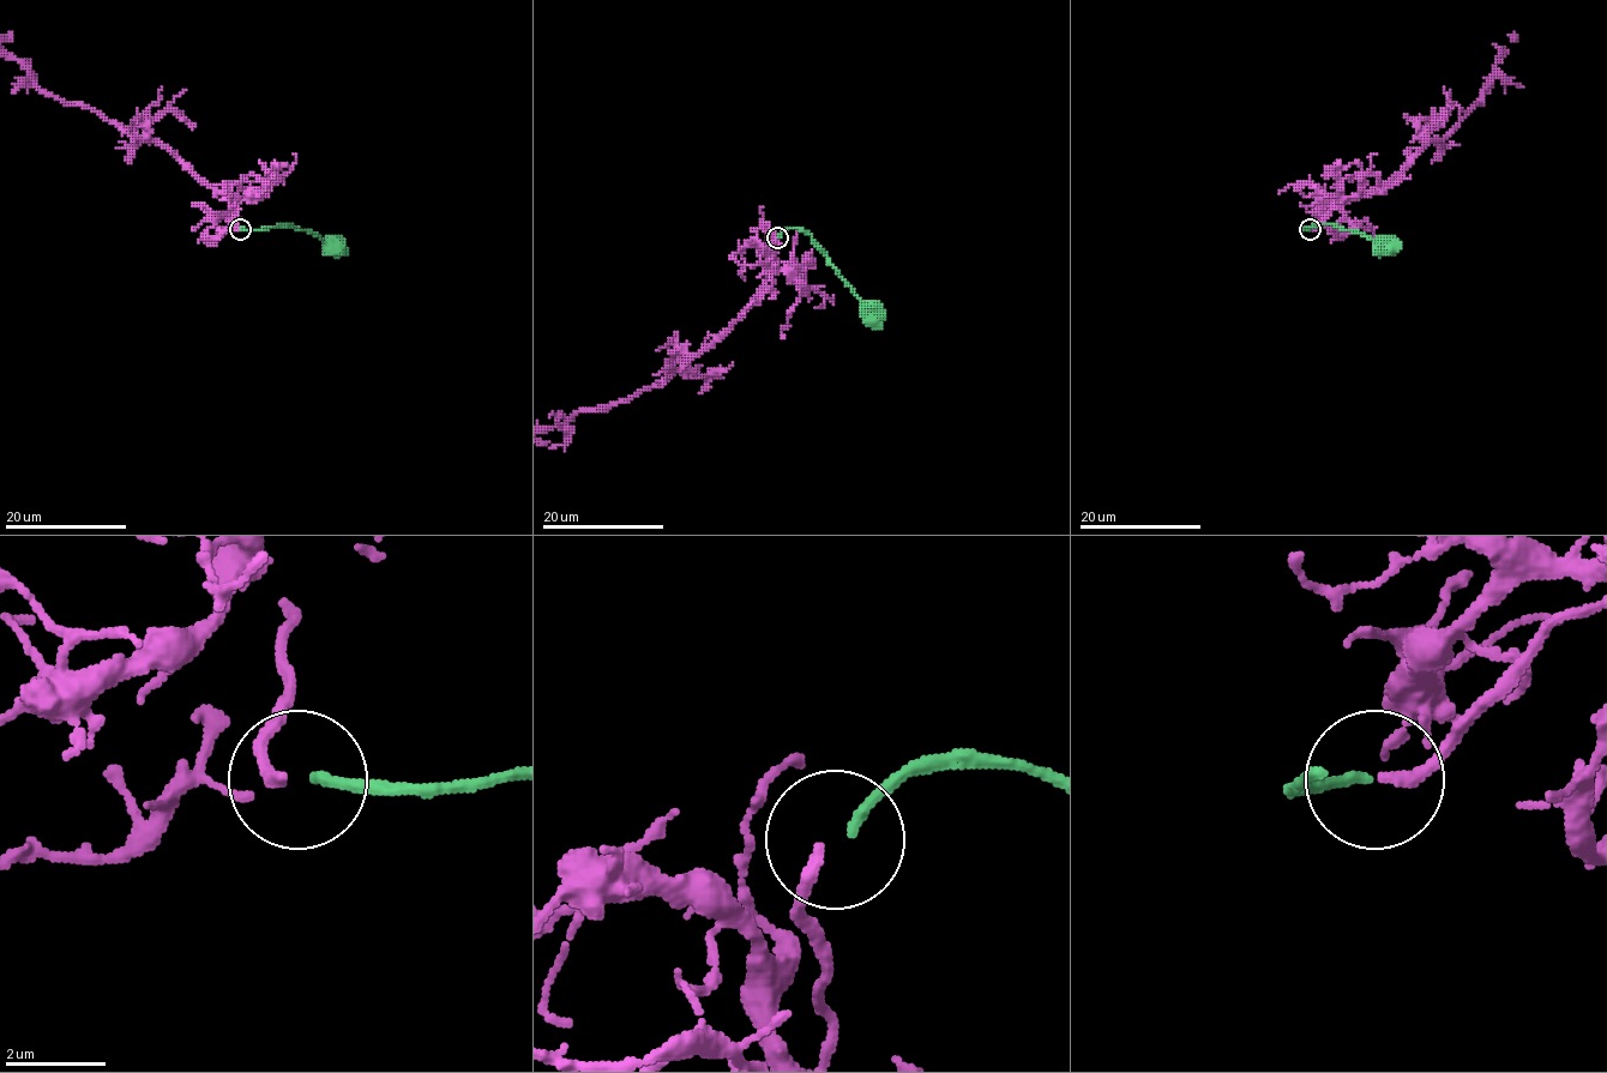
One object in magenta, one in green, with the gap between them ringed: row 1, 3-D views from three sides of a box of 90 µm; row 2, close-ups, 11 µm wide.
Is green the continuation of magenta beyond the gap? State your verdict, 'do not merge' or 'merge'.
merge

